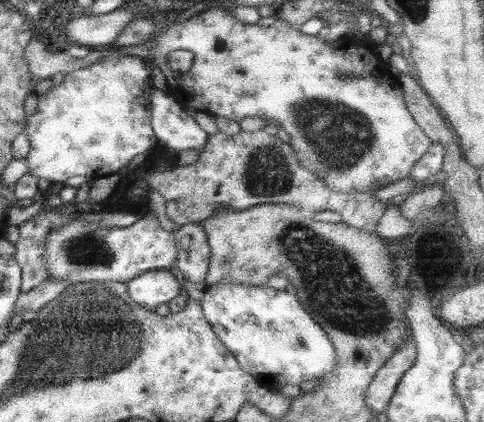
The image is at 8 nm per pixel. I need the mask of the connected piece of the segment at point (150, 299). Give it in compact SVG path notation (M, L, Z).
M168 269L147 271L125 283L127 297L139 308L153 310L177 296L181 286Z

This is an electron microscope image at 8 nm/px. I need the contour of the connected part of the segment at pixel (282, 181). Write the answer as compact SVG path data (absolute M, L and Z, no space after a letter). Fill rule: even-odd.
M216 131L207 135L199 158L186 167L176 166L161 173L146 173L143 185L157 192L165 200L165 217L179 228L189 223L199 223L220 209L243 211L256 205L281 204L295 206L314 216L317 212L340 213L349 202L351 216L357 214L357 224L363 231L373 232L379 218L387 209L385 202L373 197L374 190L357 193L331 191L321 178L304 170L294 156L291 145L281 142L277 135L263 131L239 131L233 135ZM233 164L233 168L223 168ZM363 200L363 210L359 208Z

